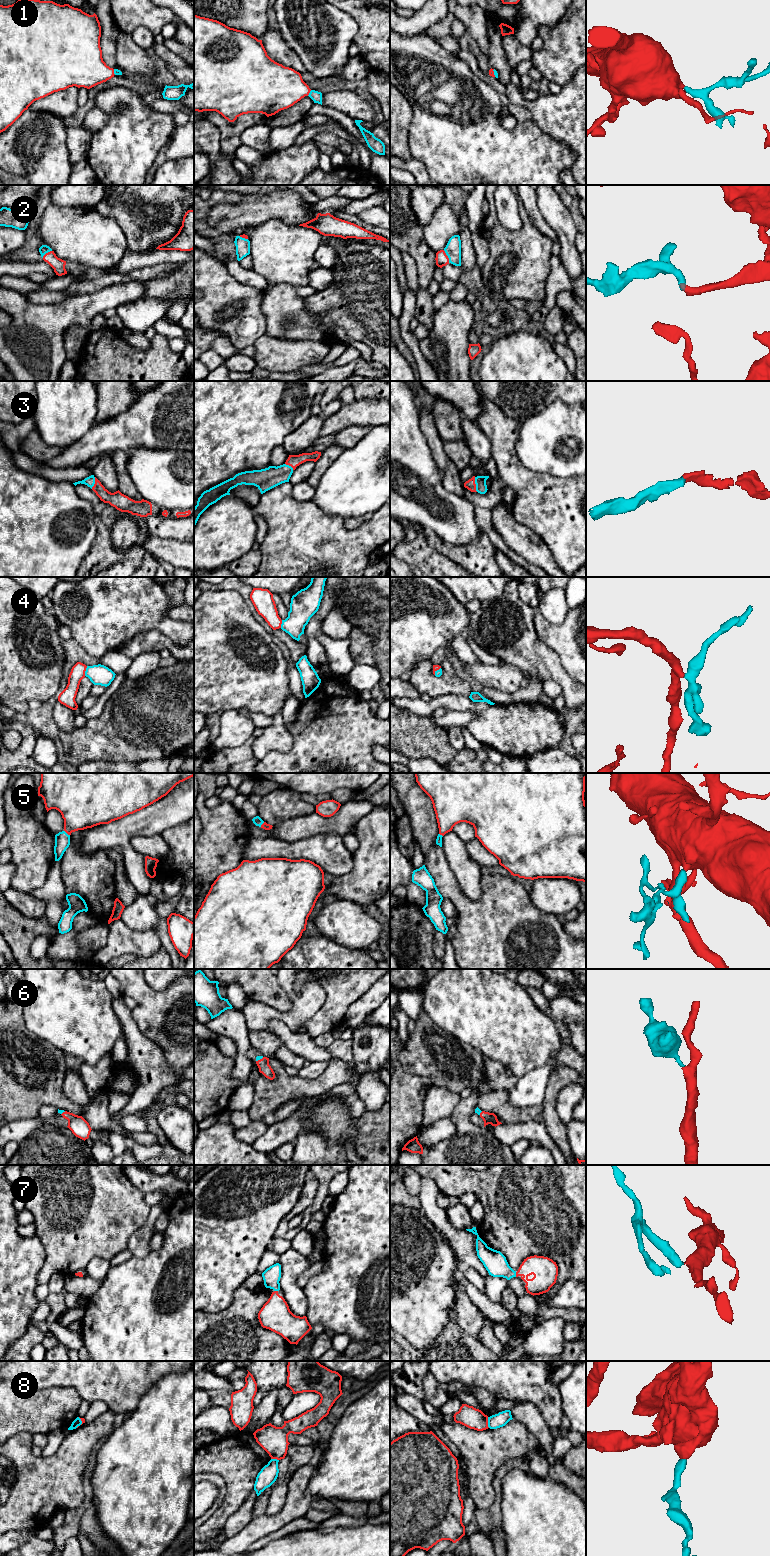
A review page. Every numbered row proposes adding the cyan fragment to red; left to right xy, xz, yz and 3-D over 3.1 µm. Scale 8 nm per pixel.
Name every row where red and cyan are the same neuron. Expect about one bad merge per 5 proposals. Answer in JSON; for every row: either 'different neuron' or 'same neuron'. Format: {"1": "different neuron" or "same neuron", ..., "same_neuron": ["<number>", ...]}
{"1": "same neuron", "2": "same neuron", "3": "same neuron", "4": "same neuron", "5": "same neuron", "6": "same neuron", "7": "same neuron", "8": "different neuron", "same_neuron": ["1", "2", "3", "4", "5", "6", "7"]}

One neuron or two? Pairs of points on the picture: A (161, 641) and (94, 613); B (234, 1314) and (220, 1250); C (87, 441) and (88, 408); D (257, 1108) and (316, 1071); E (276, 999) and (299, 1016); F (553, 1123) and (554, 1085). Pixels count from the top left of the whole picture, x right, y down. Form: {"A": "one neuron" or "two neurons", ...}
{"A": "two neurons", "B": "two neurons", "C": "two neurons", "D": "two neurons", "E": "two neurons", "F": "one neuron"}

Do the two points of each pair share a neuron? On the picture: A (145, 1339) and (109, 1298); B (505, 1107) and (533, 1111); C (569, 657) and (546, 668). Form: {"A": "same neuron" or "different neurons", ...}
{"A": "same neuron", "B": "same neuron", "C": "different neurons"}

